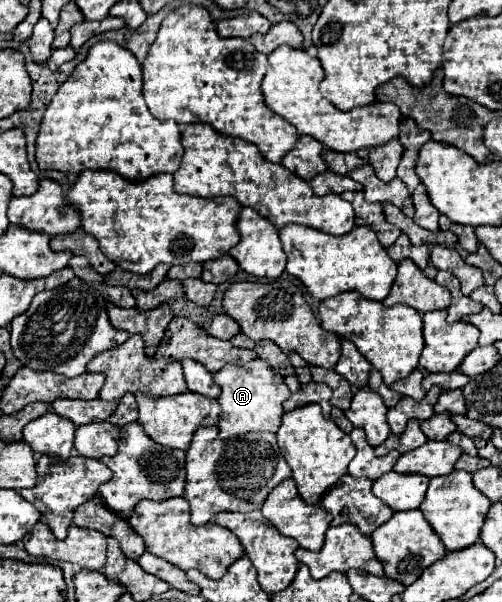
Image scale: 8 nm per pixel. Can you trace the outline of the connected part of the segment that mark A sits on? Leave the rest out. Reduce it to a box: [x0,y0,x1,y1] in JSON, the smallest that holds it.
[214,359,290,439]

